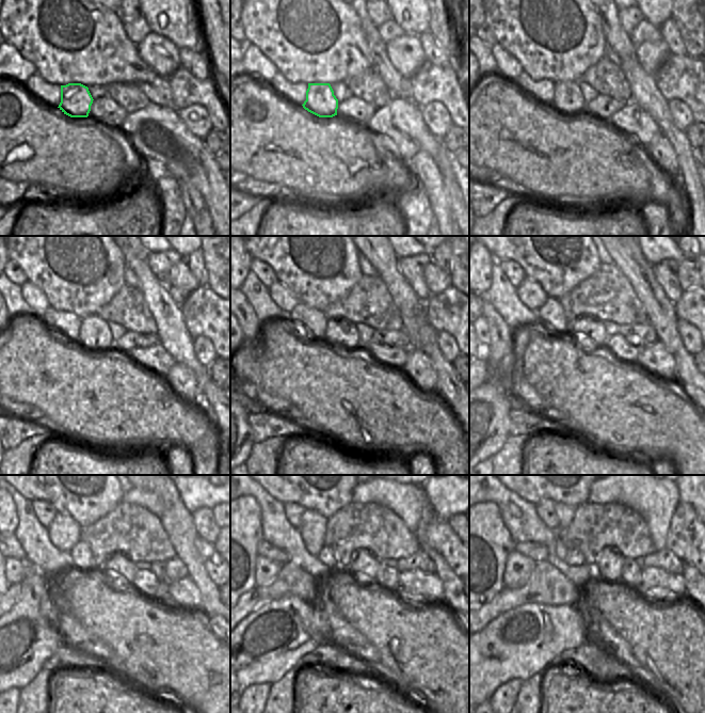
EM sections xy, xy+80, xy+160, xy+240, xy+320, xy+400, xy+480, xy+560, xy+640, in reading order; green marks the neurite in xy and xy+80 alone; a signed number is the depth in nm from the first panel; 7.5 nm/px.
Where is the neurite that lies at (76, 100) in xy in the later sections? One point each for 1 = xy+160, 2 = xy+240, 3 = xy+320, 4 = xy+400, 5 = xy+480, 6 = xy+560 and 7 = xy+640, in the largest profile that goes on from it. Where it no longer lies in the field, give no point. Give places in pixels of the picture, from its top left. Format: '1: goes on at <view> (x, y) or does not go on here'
1: goes on at xy+160 (567, 98)
2: goes on at xy+240 (95, 333)
3: goes on at xy+320 (341, 332)
4: goes on at xy+400 (597, 330)
5: goes on at xy+480 (125, 569)
6: goes on at xy+560 (364, 565)
7: goes on at xy+640 (609, 564)

